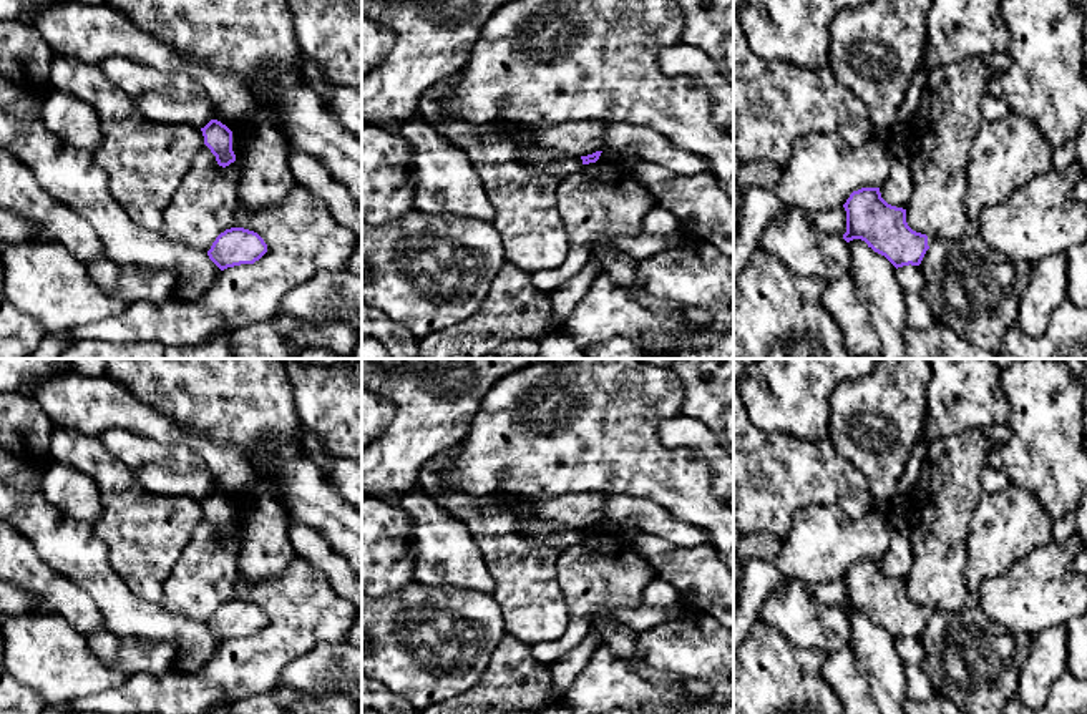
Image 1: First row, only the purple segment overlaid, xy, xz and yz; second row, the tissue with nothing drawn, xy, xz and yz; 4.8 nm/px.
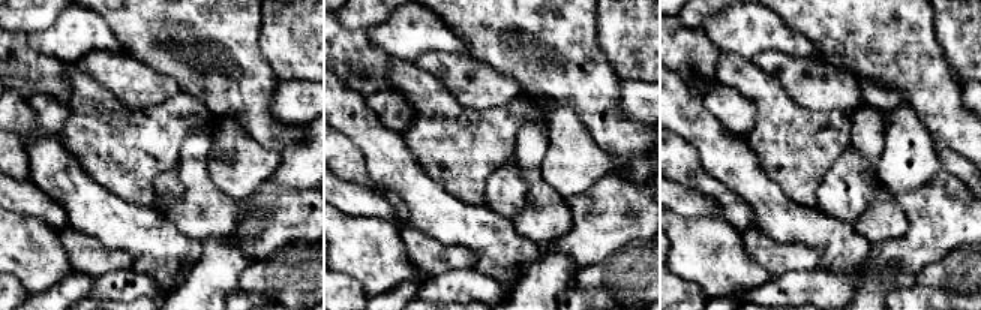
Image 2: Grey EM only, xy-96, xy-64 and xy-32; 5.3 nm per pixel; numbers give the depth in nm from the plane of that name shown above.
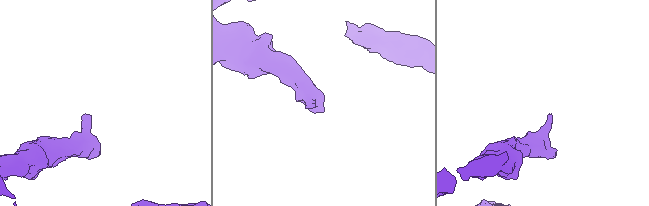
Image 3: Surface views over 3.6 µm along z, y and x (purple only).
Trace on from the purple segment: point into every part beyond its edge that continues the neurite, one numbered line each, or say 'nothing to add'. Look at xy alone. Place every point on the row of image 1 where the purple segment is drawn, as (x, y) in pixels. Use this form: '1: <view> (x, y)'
nothing to add

